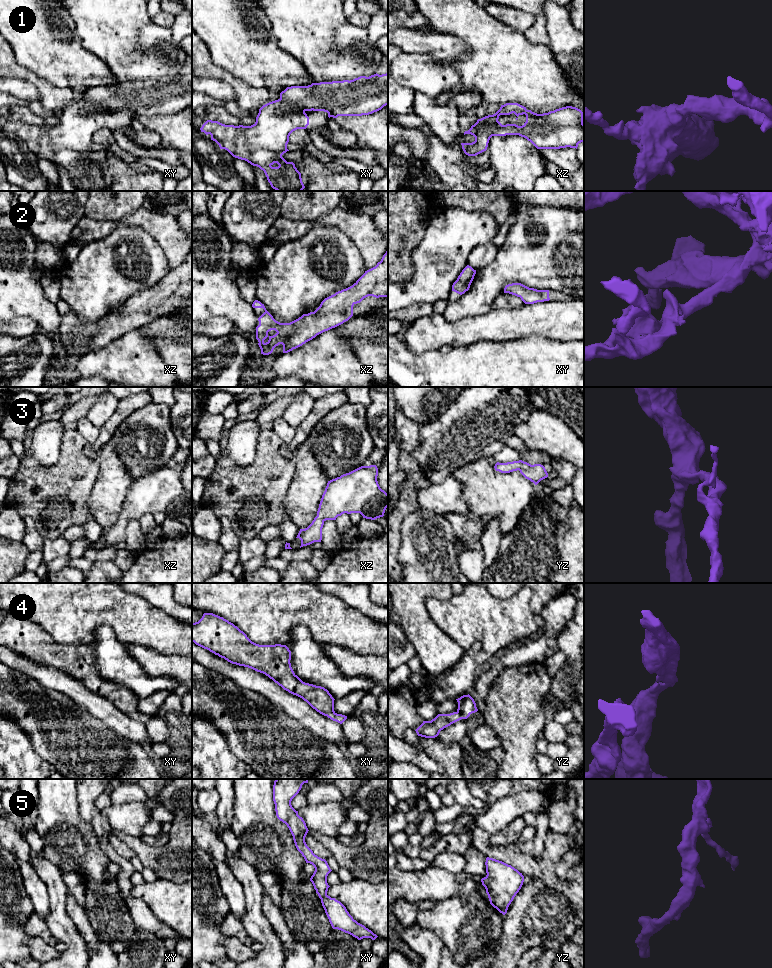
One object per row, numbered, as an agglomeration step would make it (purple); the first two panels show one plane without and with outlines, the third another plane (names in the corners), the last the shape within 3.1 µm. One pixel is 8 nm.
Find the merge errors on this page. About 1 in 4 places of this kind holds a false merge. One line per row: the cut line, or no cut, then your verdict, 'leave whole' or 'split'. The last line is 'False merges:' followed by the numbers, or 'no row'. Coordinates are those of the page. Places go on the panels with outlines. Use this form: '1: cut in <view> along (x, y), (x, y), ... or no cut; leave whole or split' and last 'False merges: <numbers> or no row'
1: no cut; leave whole
2: no cut; leave whole
3: no cut; leave whole
4: no cut; leave whole
5: no cut; leave whole
False merges: no row

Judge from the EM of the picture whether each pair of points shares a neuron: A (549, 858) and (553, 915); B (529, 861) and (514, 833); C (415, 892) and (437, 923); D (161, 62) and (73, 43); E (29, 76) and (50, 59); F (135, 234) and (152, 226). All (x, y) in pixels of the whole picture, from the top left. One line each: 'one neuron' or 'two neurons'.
A: two neurons
B: two neurons
C: two neurons
D: two neurons
E: two neurons
F: two neurons

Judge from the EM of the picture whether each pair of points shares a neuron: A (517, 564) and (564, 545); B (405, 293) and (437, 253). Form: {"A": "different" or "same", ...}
{"A": "same", "B": "same"}

